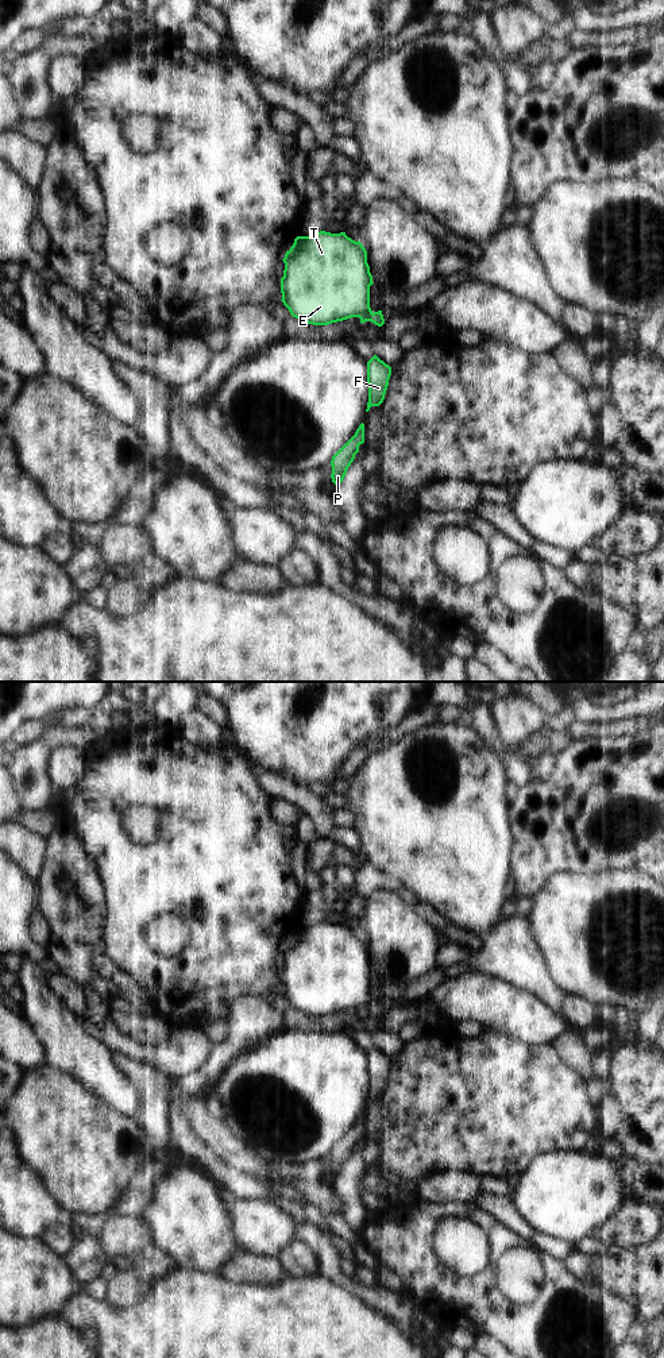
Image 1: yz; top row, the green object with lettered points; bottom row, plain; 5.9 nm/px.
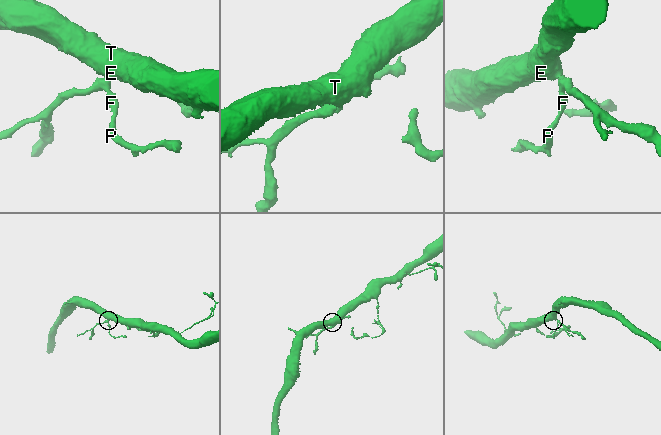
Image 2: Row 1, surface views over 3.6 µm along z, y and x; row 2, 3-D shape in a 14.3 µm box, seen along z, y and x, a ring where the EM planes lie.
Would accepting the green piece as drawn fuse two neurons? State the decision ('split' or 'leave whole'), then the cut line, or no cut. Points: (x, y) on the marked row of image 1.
leave whole; cut none

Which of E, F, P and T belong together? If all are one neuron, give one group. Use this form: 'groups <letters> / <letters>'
groups E F P T

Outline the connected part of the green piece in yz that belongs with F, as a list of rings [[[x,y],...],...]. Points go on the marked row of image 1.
[[[377,355],[367,362],[368,402],[366,412],[383,402],[390,375],[391,367]]]

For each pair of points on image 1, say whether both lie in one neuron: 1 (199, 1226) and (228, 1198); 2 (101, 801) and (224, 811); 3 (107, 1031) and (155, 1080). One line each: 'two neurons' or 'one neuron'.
1: two neurons
2: one neuron
3: two neurons

